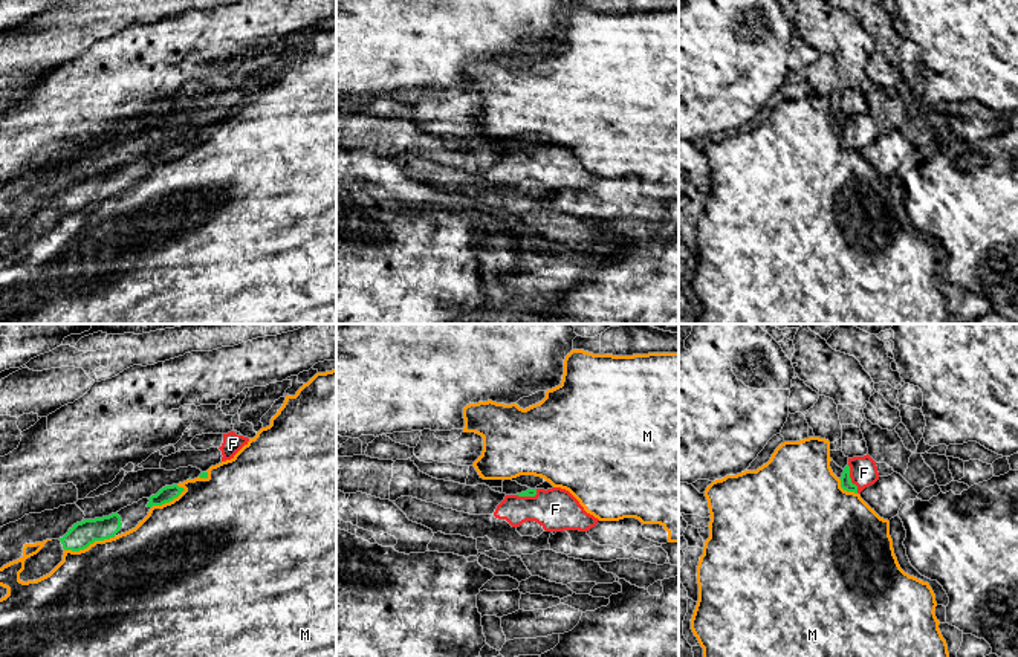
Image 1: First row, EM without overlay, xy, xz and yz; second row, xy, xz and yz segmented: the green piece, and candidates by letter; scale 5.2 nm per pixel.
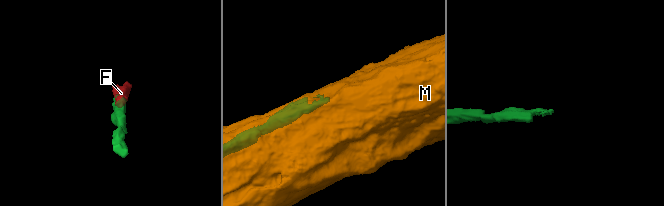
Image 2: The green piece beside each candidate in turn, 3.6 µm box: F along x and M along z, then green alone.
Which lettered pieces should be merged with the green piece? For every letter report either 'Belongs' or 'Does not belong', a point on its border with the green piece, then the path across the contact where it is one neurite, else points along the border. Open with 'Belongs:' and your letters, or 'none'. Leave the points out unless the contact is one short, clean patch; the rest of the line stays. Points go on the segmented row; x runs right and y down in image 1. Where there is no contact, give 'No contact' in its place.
Belongs: F
F: Belongs. Touches green at yz (850, 478). Path across: yz (846, 482), (850, 478), (864, 472)
M: Does not belong. Touches green at xy (84, 547)

